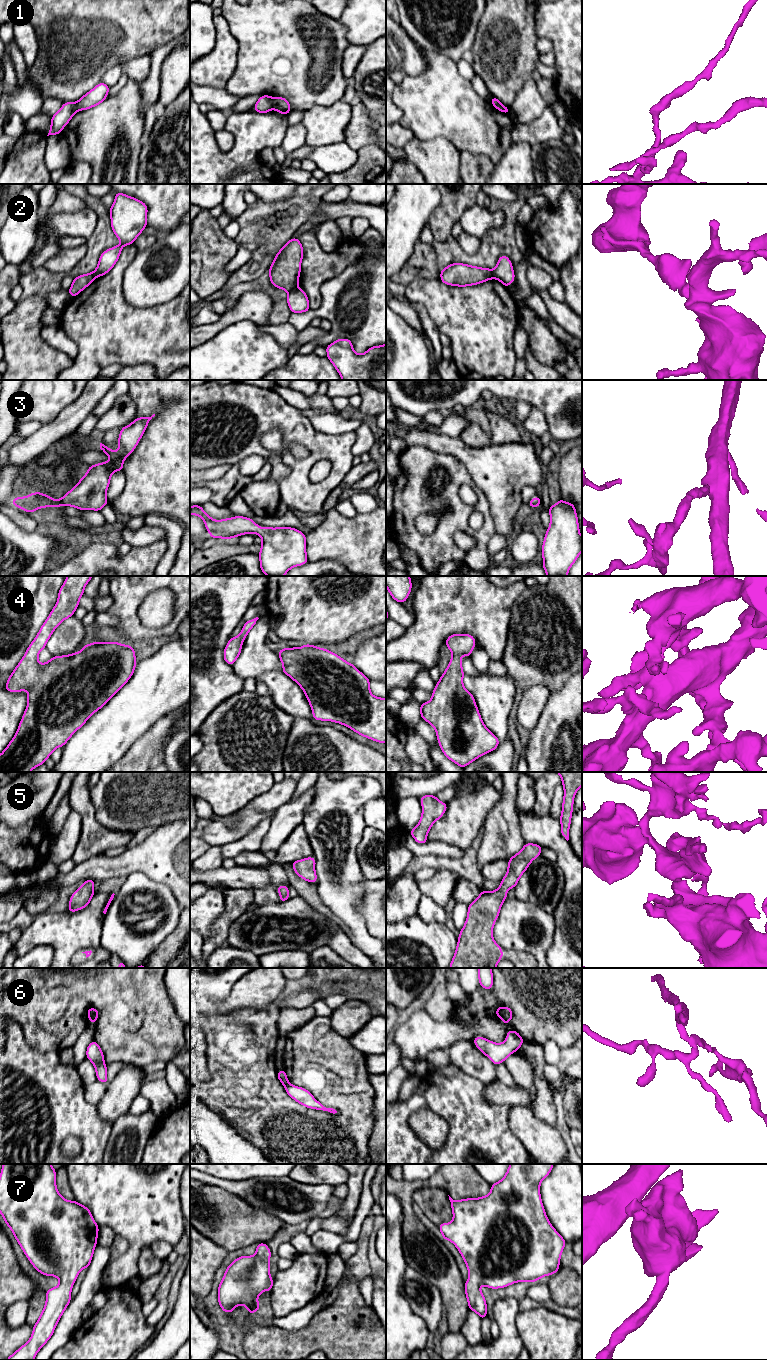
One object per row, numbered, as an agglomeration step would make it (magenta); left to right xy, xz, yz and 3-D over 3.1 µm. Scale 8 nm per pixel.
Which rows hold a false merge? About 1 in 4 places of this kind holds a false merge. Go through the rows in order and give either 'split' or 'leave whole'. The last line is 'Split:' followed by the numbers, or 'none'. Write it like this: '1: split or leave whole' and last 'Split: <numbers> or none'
1: split
2: split
3: leave whole
4: leave whole
5: leave whole
6: split
7: leave whole
Split: 1, 2, 6

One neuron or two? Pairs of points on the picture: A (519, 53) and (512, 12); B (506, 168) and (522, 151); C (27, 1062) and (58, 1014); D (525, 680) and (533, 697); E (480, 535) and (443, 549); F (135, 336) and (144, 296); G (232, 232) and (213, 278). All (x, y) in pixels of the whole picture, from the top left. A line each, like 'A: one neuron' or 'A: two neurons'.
A: one neuron
B: one neuron
C: two neurons
D: two neurons
E: one neuron
F: two neurons
G: two neurons

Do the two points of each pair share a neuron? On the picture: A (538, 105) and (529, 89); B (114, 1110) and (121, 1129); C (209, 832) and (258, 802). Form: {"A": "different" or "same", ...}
{"A": "same", "B": "different", "C": "different"}

